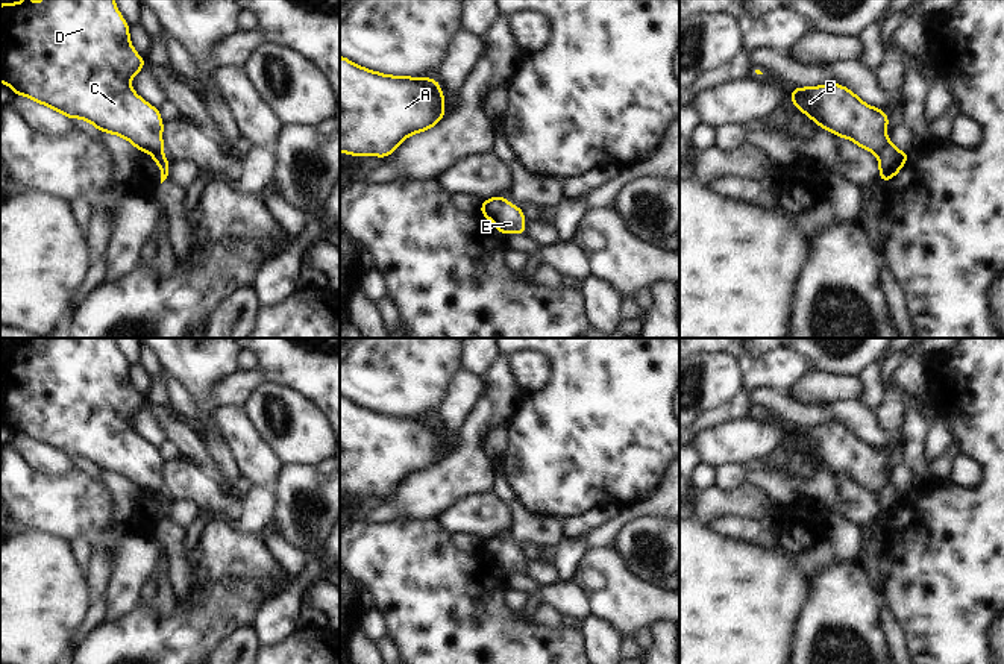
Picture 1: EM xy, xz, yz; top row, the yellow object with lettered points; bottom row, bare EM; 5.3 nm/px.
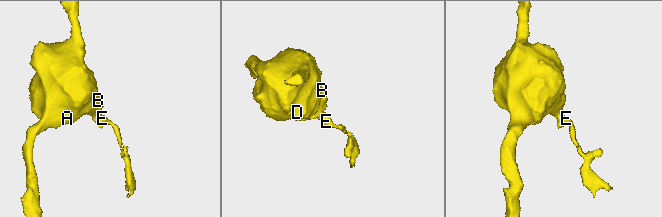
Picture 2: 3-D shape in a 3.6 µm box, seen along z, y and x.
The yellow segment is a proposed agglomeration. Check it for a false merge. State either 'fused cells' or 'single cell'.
fused cells

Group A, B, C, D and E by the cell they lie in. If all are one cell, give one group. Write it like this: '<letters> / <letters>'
A B C D / E

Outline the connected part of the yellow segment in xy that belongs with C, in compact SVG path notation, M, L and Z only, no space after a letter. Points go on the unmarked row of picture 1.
M44 338L33 343L0 344L0 421L68 458L83 458L102 471L126 478L140 491L162 493L159 449L150 446L130 428L130 417L144 408L144 400L132 387L129 365L114 338Z

